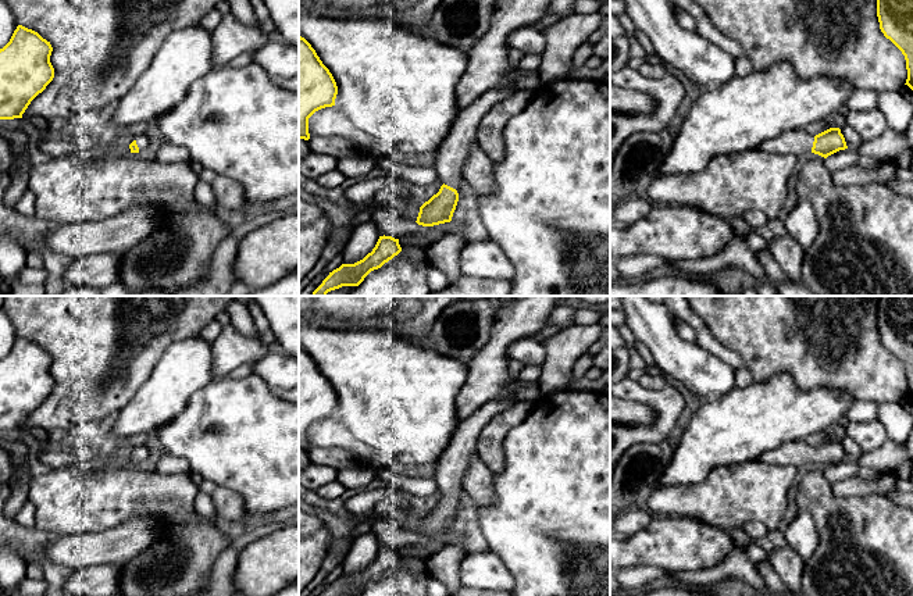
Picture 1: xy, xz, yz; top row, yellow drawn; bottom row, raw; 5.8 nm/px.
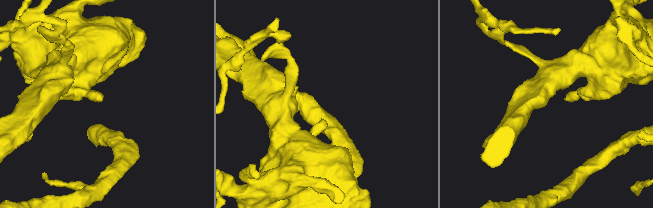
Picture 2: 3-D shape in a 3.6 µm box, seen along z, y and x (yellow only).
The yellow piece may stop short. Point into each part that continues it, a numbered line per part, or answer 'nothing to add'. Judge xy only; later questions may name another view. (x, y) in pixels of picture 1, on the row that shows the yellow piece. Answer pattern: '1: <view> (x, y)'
1: xy (143, 139)

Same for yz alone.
1: yz (798, 142)

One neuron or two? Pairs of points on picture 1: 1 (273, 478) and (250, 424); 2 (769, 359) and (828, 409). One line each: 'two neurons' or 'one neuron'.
1: one neuron
2: two neurons

